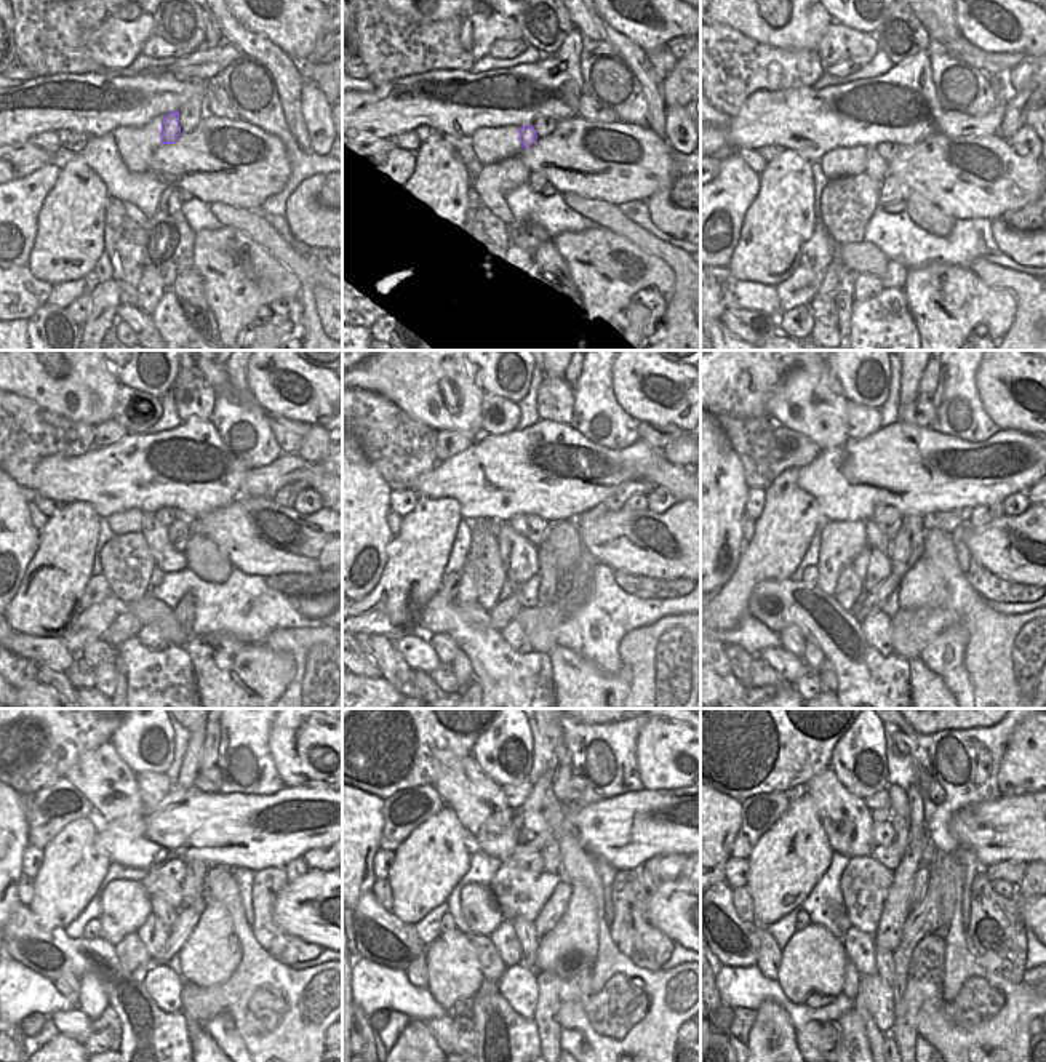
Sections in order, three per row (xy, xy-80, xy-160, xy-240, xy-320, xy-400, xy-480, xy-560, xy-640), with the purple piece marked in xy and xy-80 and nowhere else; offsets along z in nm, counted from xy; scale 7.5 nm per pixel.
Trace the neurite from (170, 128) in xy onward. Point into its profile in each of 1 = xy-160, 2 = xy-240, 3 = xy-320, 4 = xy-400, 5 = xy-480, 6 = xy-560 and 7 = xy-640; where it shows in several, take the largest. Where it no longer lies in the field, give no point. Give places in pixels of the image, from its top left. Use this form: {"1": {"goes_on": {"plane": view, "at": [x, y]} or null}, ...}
{"1": {"goes_on": {"plane": "xy-160", "at": [875, 165]}}, "2": {"goes_on": {"plane": "xy-240", "at": [167, 558]}}, "3": {"goes_on": {"plane": "xy-320", "at": [519, 555]}}, "4": {"goes_on": {"plane": "xy-400", "at": [872, 566]}}, "5": {"goes_on": {"plane": "xy-480", "at": [154, 934]}}, "6": {"goes_on": {"plane": "xy-560", "at": [506, 941]}}, "7": {"goes_on": {"plane": "xy-640", "at": [859, 947]}}}

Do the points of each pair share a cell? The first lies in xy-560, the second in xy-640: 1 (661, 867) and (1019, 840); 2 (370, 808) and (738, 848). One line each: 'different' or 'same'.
1: different
2: different

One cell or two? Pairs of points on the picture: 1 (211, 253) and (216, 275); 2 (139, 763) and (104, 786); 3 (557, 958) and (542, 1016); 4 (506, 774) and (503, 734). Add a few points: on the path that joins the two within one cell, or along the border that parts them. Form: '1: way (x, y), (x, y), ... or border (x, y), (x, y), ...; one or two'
1: way (211, 259), (207, 266), (210, 272); one
2: border (111, 741), (117, 755), (136, 773); two
3: border (590, 966), (582, 966), (571, 978), (539, 971); two
4: way (495, 763), (488, 762), (487, 757), (498, 746); one

